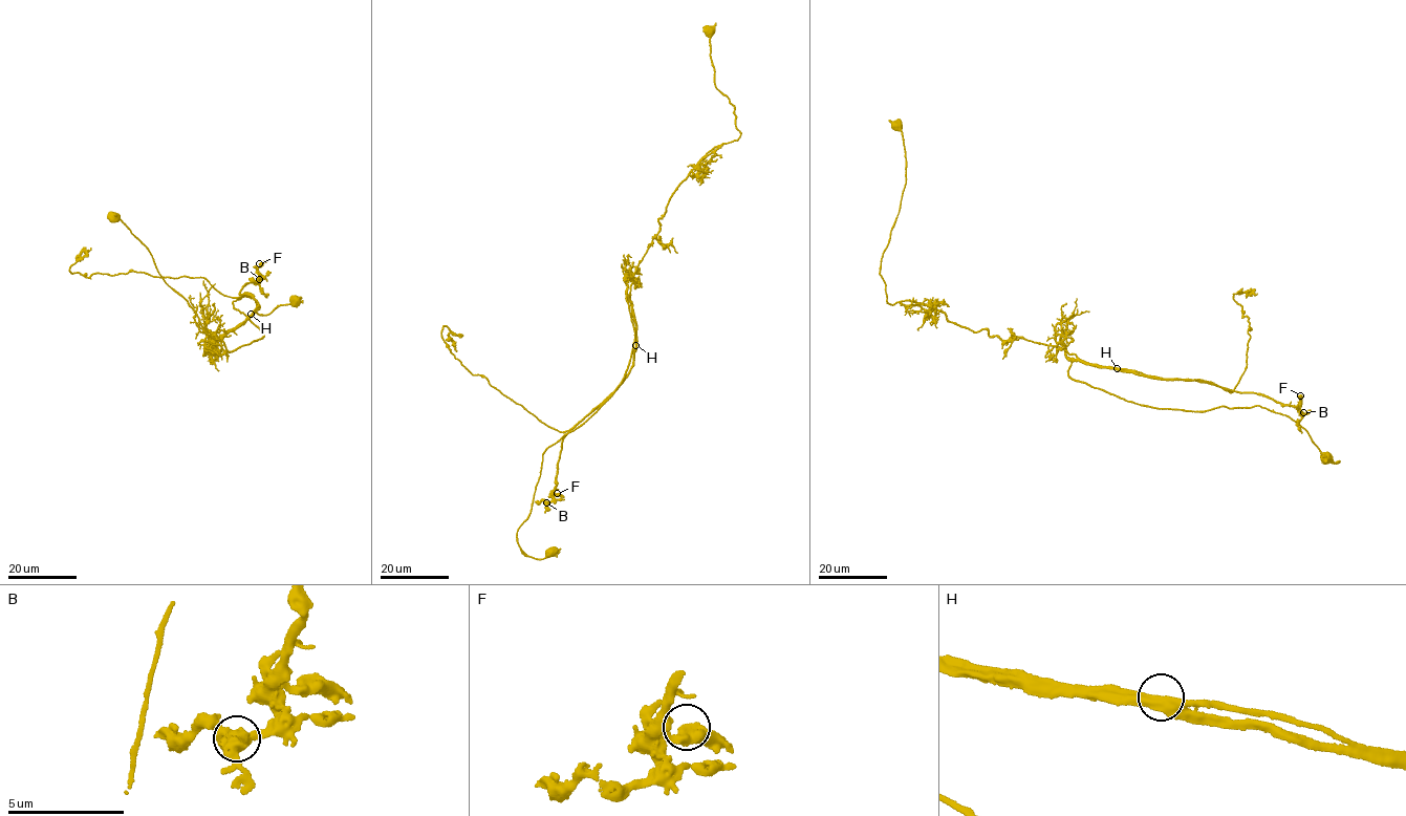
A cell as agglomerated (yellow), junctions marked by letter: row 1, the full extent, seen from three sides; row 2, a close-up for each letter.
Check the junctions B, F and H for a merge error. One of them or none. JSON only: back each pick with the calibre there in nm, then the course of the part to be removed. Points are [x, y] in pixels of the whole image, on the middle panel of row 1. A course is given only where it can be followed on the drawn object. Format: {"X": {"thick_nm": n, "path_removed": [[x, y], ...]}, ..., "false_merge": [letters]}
{"H": {"thick_nm": 440, "path_removed": [[635, 345], [631, 281], [658, 219], [699, 162], [740, 134], [735, 107], [714, 82], [715, 22]]}, "false_merge": ["H"]}

